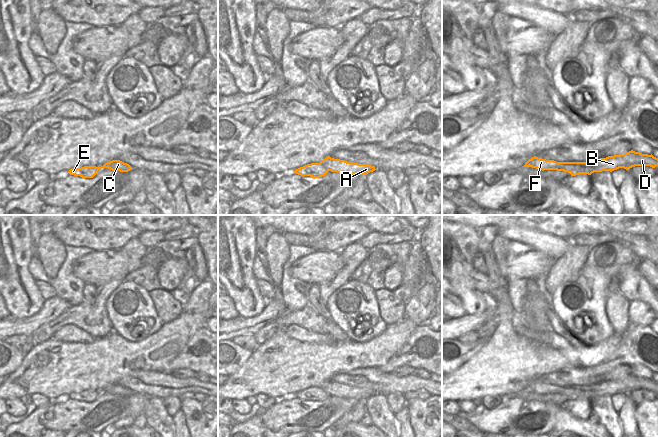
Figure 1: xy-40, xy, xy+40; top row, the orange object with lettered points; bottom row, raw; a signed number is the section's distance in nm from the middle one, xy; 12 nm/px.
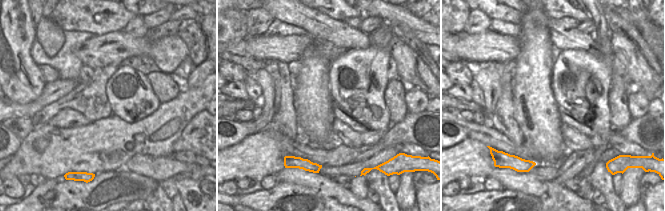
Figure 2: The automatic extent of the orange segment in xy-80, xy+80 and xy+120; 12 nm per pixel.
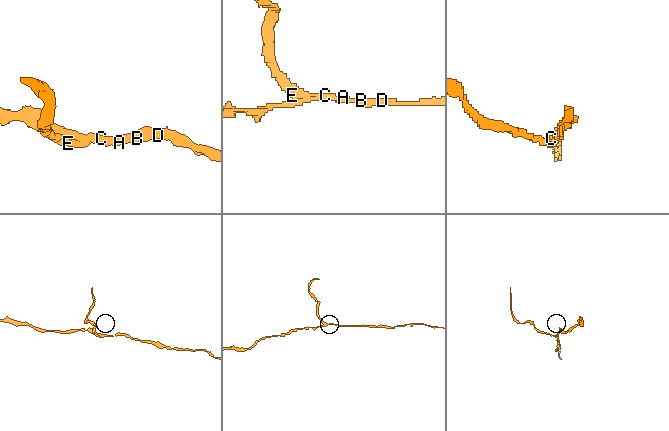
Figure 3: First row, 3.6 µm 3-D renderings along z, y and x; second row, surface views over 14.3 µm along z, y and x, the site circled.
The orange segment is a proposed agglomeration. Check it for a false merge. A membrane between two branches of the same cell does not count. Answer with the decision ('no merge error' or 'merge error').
merge error

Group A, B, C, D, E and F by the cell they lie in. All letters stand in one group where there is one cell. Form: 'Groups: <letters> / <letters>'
Groups: A B C D F / E.

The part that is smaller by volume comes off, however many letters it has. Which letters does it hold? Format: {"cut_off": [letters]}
{"cut_off": ["E"]}

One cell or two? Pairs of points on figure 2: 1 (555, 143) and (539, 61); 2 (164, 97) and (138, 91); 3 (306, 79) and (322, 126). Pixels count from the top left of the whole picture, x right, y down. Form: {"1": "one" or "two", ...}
{"1": "one", "2": "two", "3": "one"}

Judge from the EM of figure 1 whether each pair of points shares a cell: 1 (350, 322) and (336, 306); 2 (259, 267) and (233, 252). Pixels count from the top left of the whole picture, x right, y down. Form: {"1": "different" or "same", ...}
{"1": "same", "2": "different"}

